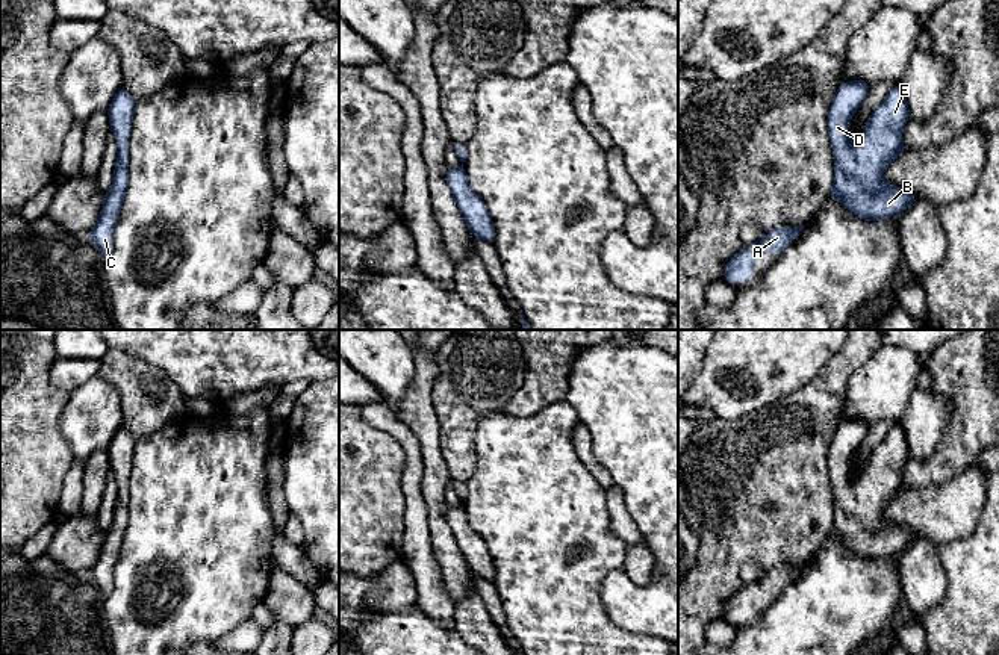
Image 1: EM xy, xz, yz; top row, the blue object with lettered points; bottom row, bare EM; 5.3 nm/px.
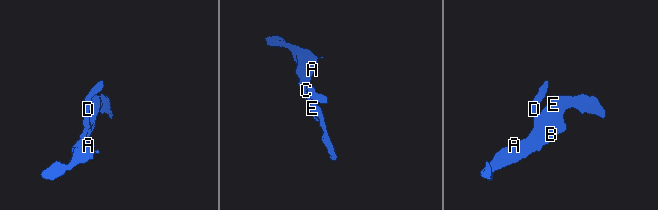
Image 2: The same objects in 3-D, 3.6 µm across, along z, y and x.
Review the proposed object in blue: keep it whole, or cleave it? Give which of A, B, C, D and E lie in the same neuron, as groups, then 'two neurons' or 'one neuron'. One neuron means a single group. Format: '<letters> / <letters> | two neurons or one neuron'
A B C D E | one neuron

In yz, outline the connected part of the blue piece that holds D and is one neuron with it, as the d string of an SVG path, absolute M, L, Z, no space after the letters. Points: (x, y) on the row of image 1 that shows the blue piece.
M866 80L843 82L828 112L828 133L834 151L834 185L828 197L839 200L857 218L879 221L904 212L916 201L907 188L885 185L887 165L904 148L902 129L910 109L905 92L896 83L875 109L861 136L851 142L849 123L870 86Z

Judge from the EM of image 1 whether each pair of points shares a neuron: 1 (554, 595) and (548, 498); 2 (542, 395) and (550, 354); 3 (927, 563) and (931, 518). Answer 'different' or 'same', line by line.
1: same
2: same
3: different

